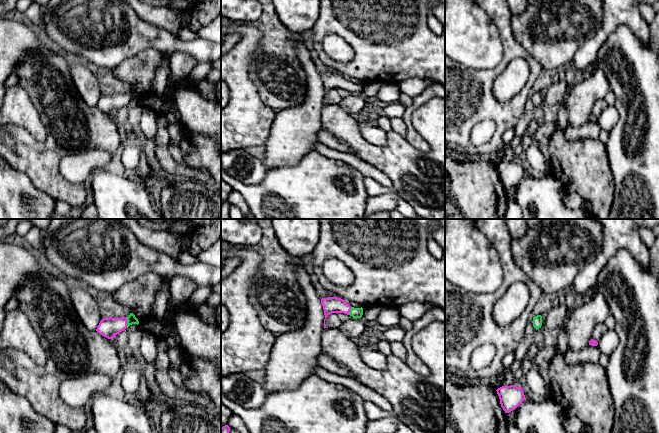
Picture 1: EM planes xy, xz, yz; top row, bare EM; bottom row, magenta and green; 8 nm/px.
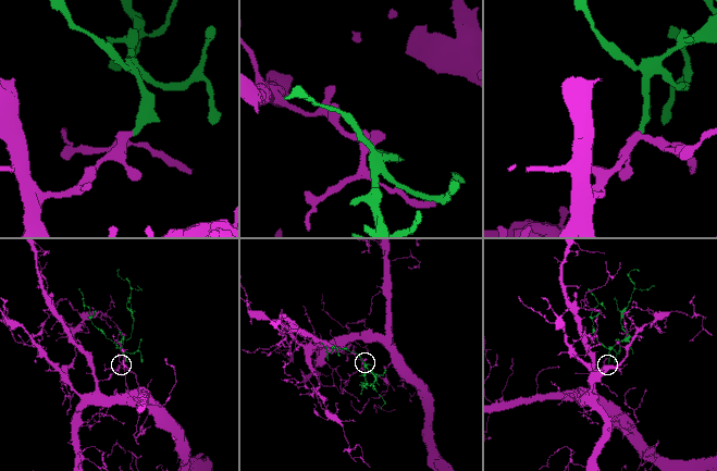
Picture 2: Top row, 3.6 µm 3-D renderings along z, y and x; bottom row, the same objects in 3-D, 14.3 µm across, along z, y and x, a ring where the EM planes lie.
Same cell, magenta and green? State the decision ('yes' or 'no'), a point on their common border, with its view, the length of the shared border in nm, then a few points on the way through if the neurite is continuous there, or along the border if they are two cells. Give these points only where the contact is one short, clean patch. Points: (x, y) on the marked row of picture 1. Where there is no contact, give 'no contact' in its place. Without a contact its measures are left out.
yes; meets magenta in xy at (126, 322); contact 90 nm long; runs through xy (108, 327), (126, 322), (131, 319)

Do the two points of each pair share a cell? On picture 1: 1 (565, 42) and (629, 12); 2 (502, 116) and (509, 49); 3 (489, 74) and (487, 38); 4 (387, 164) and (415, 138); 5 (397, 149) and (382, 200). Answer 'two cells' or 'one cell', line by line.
1: two cells
2: one cell
3: two cells
4: two cells
5: two cells

